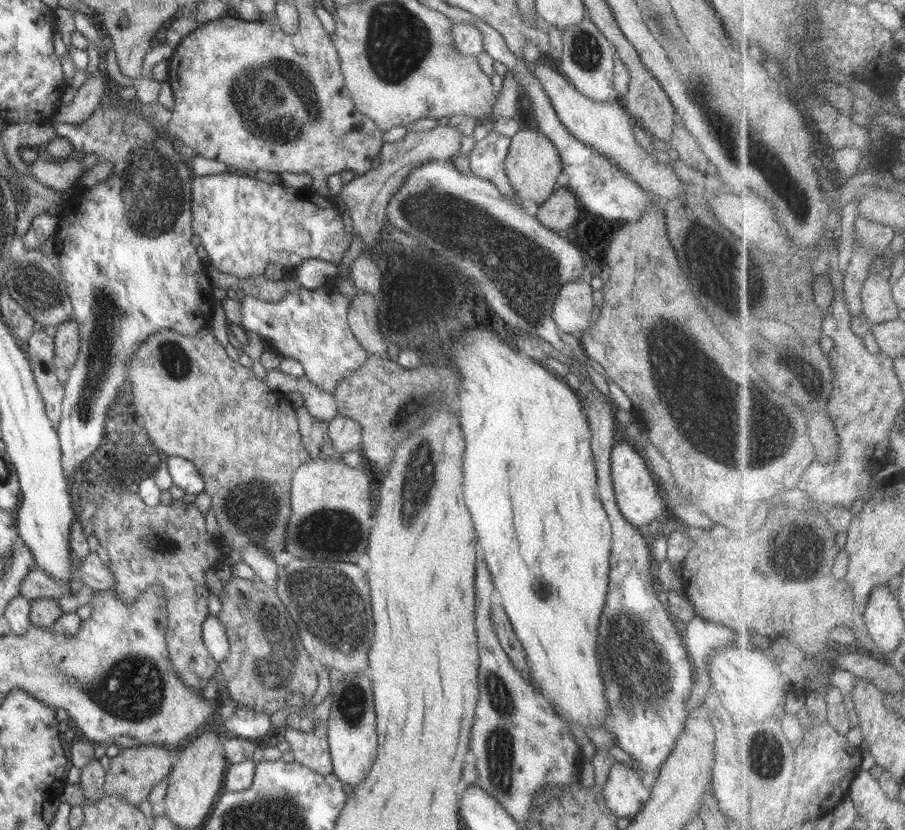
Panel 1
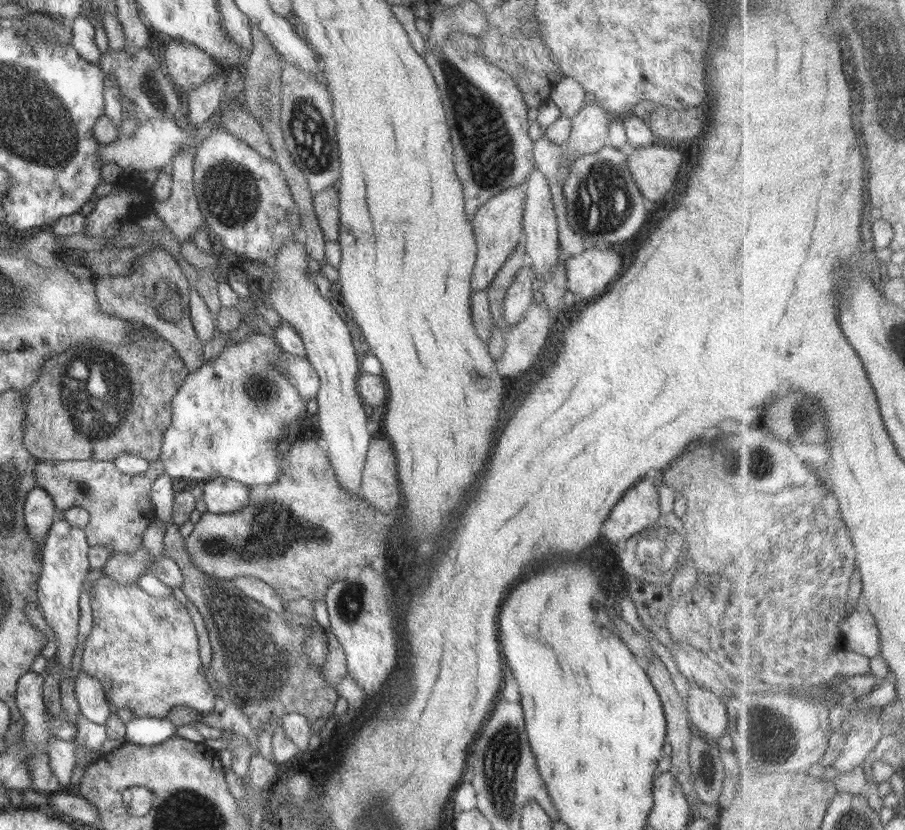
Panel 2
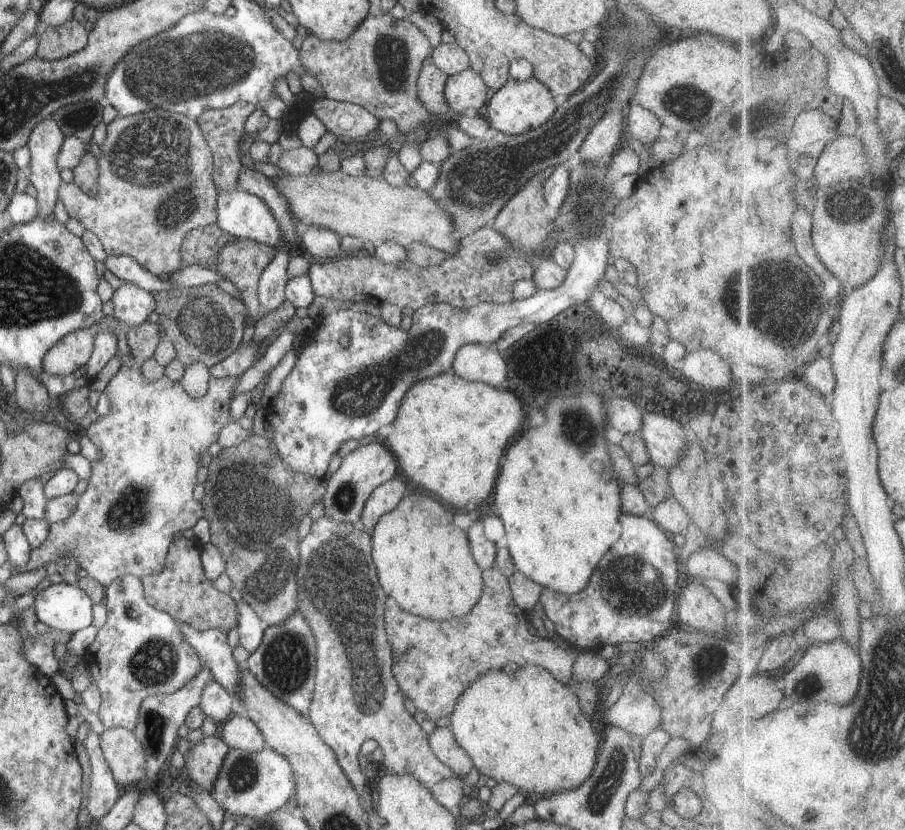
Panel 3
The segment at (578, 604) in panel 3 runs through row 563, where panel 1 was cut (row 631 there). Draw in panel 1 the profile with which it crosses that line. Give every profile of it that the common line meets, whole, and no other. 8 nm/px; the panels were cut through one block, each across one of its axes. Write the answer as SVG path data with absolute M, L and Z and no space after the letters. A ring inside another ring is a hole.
M586 376L576 390L587 414L592 432L591 450L595 454L595 470L599 498L611 522L610 573L606 602L598 622L596 659L604 679L604 695L608 699L608 714L604 728L612 733L616 746L632 758L637 770L659 771L672 752L678 735L684 730L686 708L670 706L666 696L672 694L672 684L682 678L684 668L684 702L690 698L694 681L694 666L690 666L688 650L678 635L676 620L660 602L652 584L654 557L644 538L643 529L630 524L618 509L611 479L611 455L614 446L614 416L609 398L600 393Z

